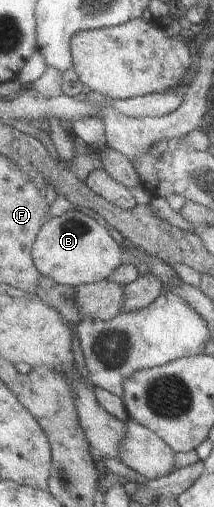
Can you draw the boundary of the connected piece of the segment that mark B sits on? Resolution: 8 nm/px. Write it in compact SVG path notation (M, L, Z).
M67 211L41 227L33 249L33 260L42 275L59 284L78 287L108 280L123 264L123 252L111 232L95 218L82 212Z

